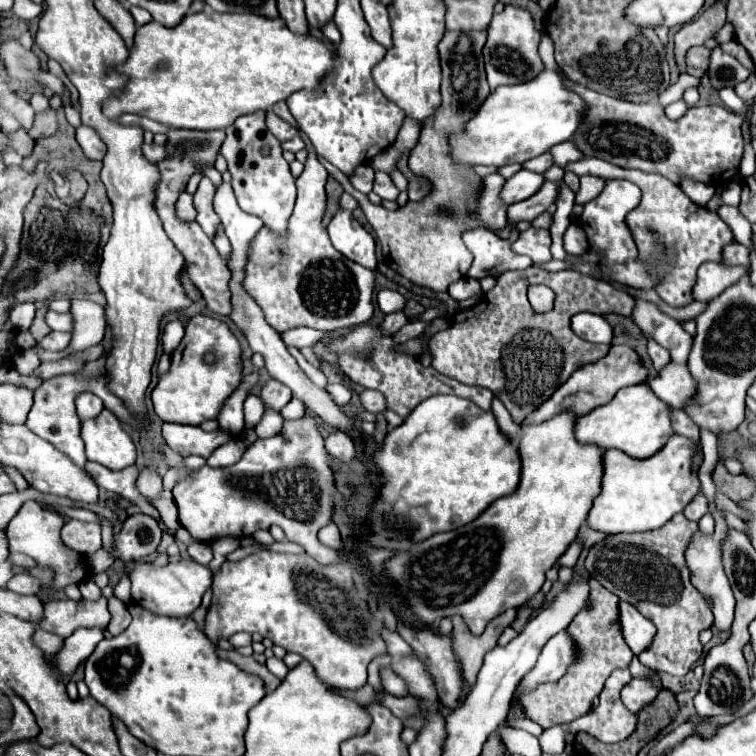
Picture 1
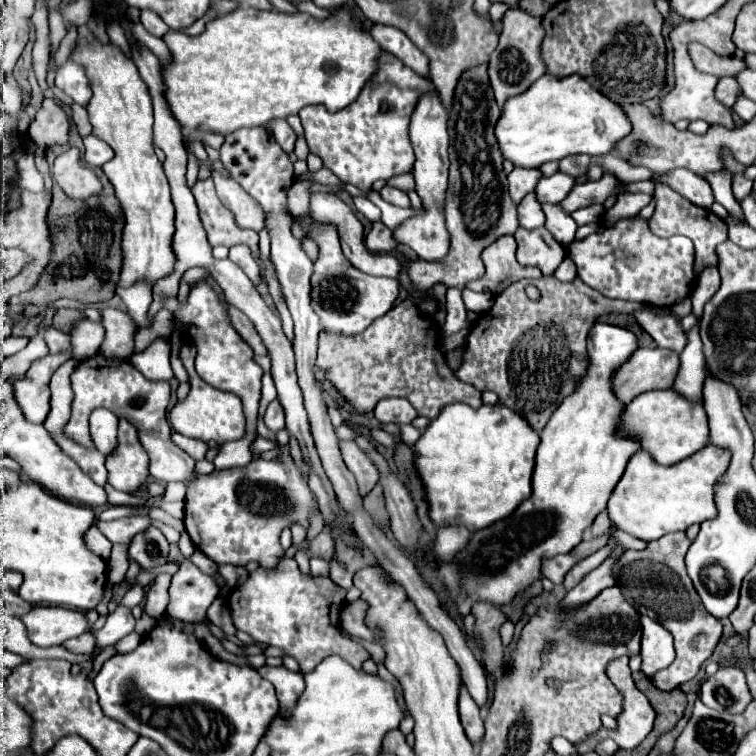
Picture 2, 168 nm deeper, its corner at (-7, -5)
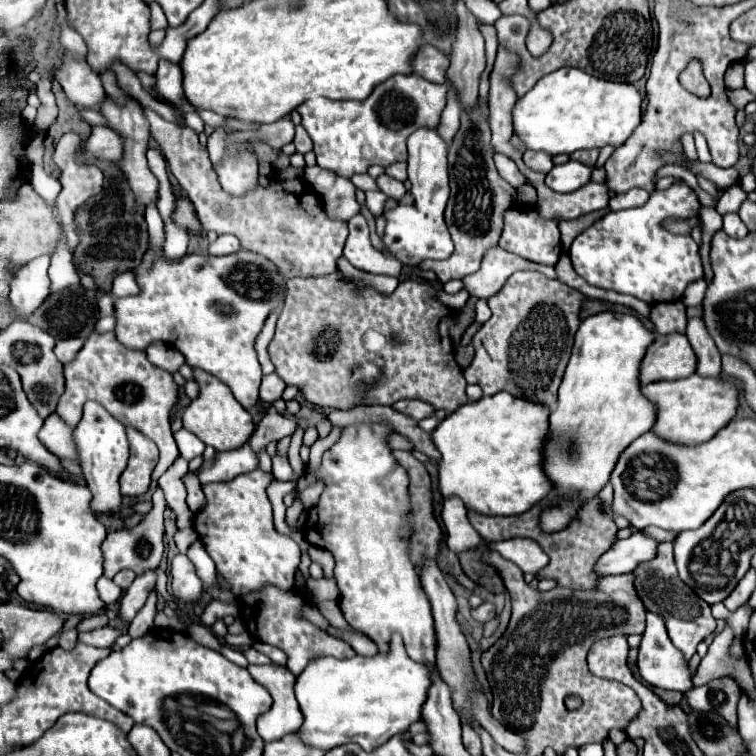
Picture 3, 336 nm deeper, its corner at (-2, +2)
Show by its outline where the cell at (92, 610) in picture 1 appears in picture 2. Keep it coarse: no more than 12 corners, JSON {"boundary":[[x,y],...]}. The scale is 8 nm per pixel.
{"boundary":[[35,606],[19,620],[27,638],[59,646],[91,628],[81,612]]}

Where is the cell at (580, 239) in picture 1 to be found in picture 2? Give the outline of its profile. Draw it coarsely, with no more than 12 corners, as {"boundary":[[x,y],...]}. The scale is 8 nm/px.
{"boundary":[[639,216],[571,242],[607,298],[671,308],[695,286],[683,236]]}

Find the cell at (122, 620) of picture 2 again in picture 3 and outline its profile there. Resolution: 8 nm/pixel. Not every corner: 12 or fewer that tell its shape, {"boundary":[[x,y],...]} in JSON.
{"boundary":[[154,571],[134,579],[118,601],[122,623],[142,609],[156,583]]}

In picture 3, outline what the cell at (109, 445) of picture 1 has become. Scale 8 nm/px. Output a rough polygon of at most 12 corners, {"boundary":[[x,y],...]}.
{"boundary":[[126,427],[130,461],[120,477],[120,493],[148,491],[158,463],[154,441]]}

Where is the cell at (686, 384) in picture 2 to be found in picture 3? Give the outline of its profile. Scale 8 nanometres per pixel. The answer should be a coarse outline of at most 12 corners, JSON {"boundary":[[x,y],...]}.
{"boundary":[[698,279],[684,291],[684,305],[698,307],[702,303],[706,281]]}

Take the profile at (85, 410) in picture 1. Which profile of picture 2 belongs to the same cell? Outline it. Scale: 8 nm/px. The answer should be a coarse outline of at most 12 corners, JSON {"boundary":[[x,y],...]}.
{"boundary":[[95,408],[89,432],[107,458],[117,450],[117,416]]}

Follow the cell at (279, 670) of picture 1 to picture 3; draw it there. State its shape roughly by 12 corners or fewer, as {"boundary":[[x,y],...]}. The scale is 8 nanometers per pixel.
{"boundary":[[248,665],[274,703],[258,717],[264,743],[302,725],[296,675],[280,665]]}

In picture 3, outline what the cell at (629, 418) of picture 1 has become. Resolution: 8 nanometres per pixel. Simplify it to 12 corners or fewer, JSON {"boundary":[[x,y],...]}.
{"boundary":[[726,379],[656,381],[652,427],[676,445],[710,441],[736,413]]}

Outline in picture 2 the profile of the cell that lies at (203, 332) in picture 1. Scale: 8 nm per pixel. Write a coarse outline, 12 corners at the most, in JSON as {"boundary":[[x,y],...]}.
{"boundary":[[195,346],[179,358],[191,392],[169,414],[183,436],[233,442],[245,436],[241,400],[203,382]]}

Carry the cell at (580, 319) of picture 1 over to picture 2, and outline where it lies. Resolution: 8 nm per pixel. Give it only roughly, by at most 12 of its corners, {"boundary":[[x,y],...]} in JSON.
{"boundary":[[601,322],[541,430],[531,498],[439,578],[495,606],[571,552],[641,448],[613,374],[637,336]]}

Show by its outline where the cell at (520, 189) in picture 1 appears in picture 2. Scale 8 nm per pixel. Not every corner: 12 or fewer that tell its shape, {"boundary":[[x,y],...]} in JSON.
{"boundary":[[557,172],[539,180],[539,202],[559,204],[575,186],[575,178]]}

